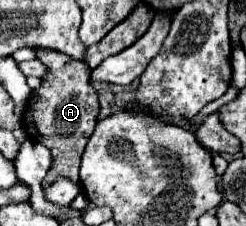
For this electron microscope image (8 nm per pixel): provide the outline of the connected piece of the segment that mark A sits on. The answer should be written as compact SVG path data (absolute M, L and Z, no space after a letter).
M39 47L33 51L37 59L47 67L47 73L45 77L41 77L41 87L33 91L27 101L23 123L27 123L25 131L29 139L43 143L53 155L53 165L43 181L43 187L53 183L53 179L57 179L59 175L65 175L73 179L73 183L79 183L79 161L89 137L95 131L95 123L99 115L97 91L89 83L91 69L87 67L87 63L69 59L59 51L39 49Z

